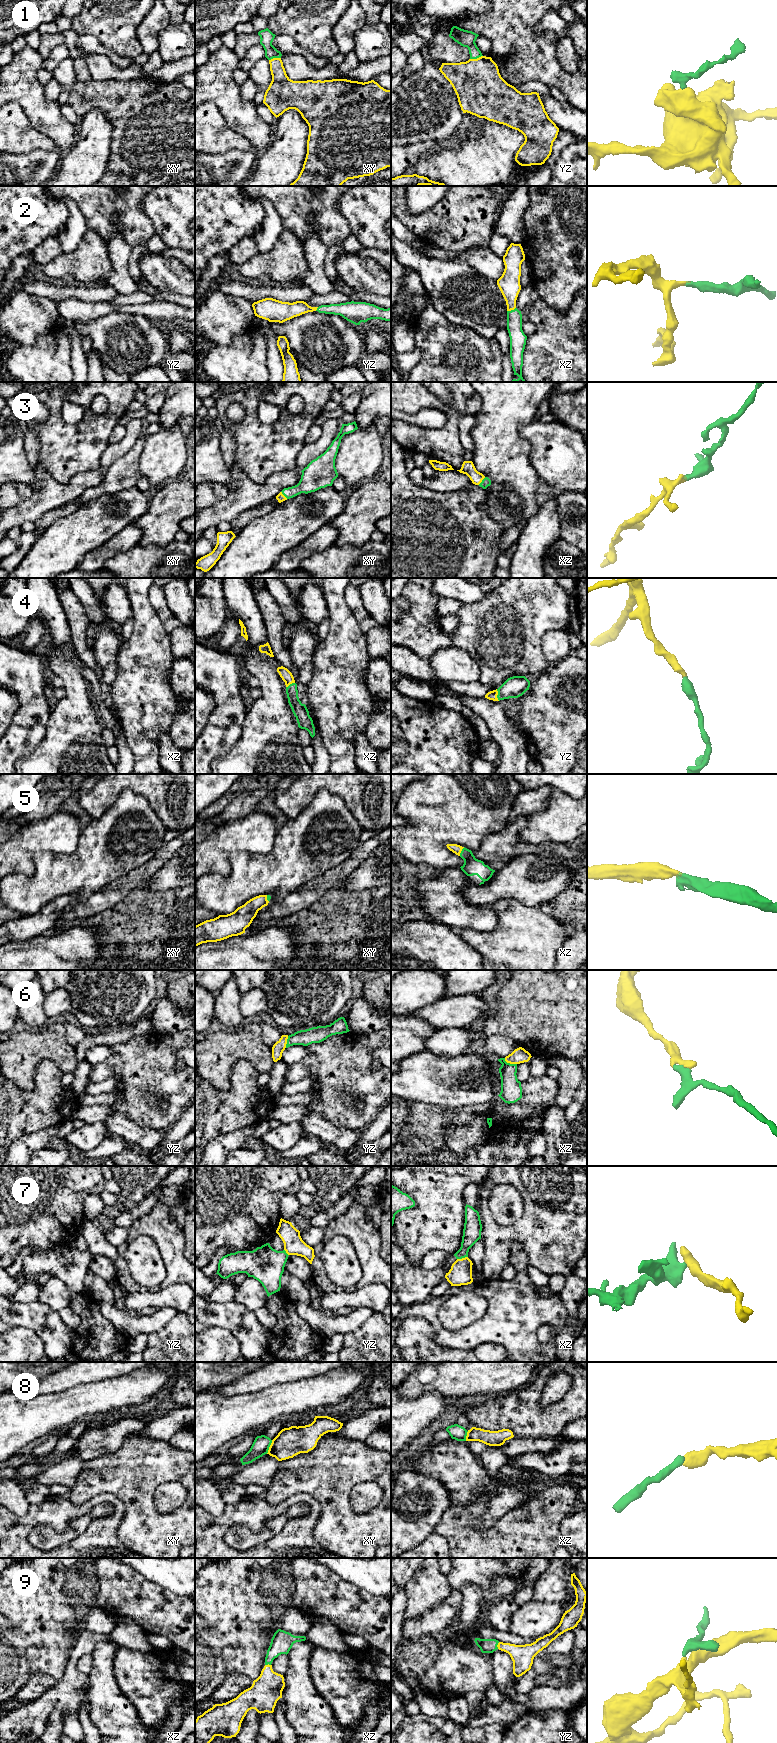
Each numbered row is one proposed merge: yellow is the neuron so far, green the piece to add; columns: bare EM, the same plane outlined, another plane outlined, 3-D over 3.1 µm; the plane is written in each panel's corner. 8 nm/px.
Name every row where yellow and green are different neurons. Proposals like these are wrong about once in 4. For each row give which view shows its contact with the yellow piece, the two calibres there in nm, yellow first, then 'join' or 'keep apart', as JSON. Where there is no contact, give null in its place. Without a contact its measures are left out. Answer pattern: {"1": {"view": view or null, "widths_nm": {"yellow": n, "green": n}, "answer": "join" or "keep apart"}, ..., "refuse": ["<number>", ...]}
{"1": {"view": "yz", "widths_nm": {"yellow": 400, "green": 140}, "answer": "keep apart"}, "2": {"view": "xz", "widths_nm": {"yellow": 180, "green": 130}, "answer": "join"}, "3": {"view": "xz", "widths_nm": {"yellow": 110, "green": 70}, "answer": "join"}, "4": {"view": "yz", "widths_nm": {"yellow": 80, "green": 170}, "answer": "join"}, "5": {"view": "xz", "widths_nm": {"yellow": 70, "green": 140}, "answer": "join"}, "6": {"view": "xz", "widths_nm": {"yellow": 120, "green": 180}, "answer": "join"}, "7": {"view": "xz", "widths_nm": {"yellow": 180, "green": 140}, "answer": "keep apart"}, "8": {"view": "xy", "widths_nm": {"yellow": 240, "green": 140}, "answer": "join"}, "9": {"view": "yz", "widths_nm": {"yellow": 180, "green": 110}, "answer": "join"}, "refuse": ["1", "7"]}

